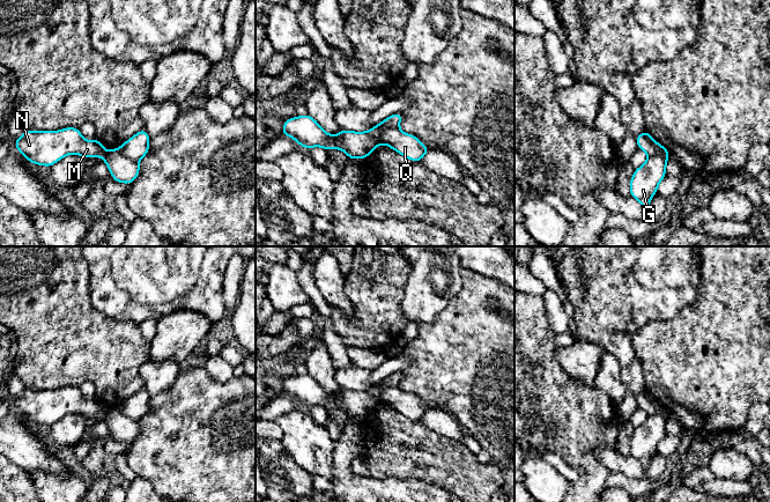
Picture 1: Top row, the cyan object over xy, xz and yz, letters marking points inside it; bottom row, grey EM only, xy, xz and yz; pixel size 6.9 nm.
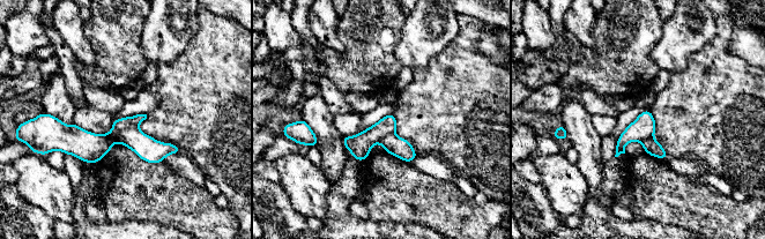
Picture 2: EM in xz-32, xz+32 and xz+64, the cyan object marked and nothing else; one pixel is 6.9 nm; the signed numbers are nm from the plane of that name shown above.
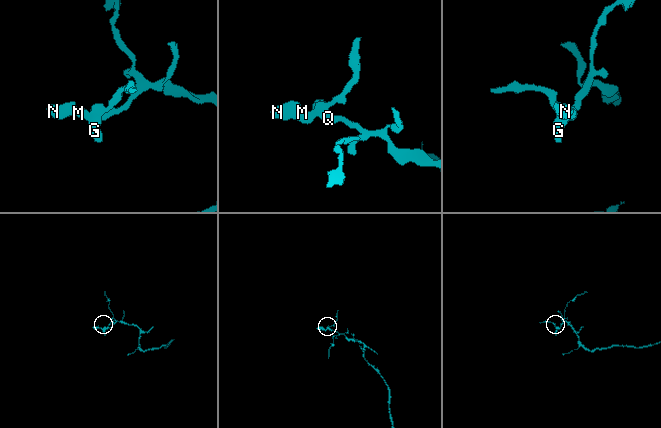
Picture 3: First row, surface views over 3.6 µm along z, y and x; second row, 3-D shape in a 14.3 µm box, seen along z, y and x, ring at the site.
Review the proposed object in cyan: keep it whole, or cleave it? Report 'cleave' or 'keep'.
cleave

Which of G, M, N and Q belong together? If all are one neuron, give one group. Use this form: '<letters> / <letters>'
G M N / Q

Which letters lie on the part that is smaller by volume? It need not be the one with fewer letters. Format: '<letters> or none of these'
G, M, N

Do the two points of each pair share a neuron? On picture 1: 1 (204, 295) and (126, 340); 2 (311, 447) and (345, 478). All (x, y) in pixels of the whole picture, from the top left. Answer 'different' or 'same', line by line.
1: different
2: different

